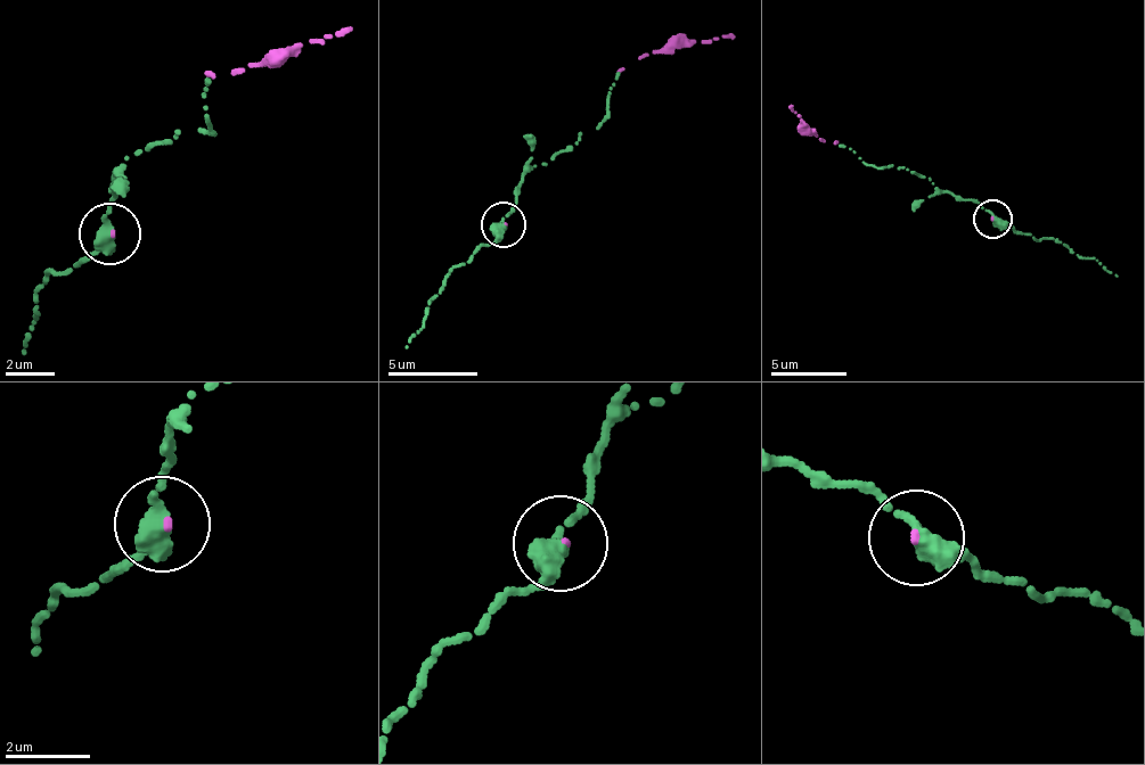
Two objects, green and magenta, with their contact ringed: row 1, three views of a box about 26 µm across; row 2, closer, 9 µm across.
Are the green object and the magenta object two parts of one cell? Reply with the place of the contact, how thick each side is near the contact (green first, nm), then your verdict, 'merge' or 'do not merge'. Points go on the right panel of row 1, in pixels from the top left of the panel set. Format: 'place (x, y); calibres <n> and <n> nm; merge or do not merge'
place (992, 219); calibres 400 and 90 nm; do not merge

